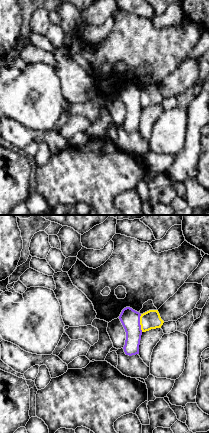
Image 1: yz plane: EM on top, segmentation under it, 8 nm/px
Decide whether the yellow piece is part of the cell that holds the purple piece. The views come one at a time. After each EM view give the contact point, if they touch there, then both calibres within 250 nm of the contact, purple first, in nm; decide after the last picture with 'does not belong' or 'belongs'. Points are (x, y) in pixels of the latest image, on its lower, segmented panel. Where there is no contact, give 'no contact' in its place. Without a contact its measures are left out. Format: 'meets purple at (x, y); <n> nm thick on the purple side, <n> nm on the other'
meets purple at (139, 323); 160 nm thick on the purple side, 150 nm on the other

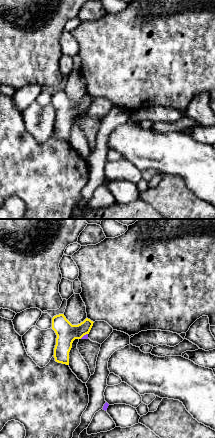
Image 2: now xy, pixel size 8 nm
meets purple at (84, 335); 30 nm thick on the purple side, 160 nm on the other

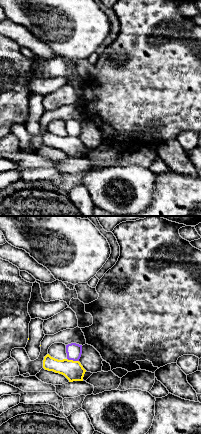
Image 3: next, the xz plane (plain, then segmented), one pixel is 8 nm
meets purple at (73, 360); 120 nm thick on the purple side, 160 nm on the other

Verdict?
does not belong

